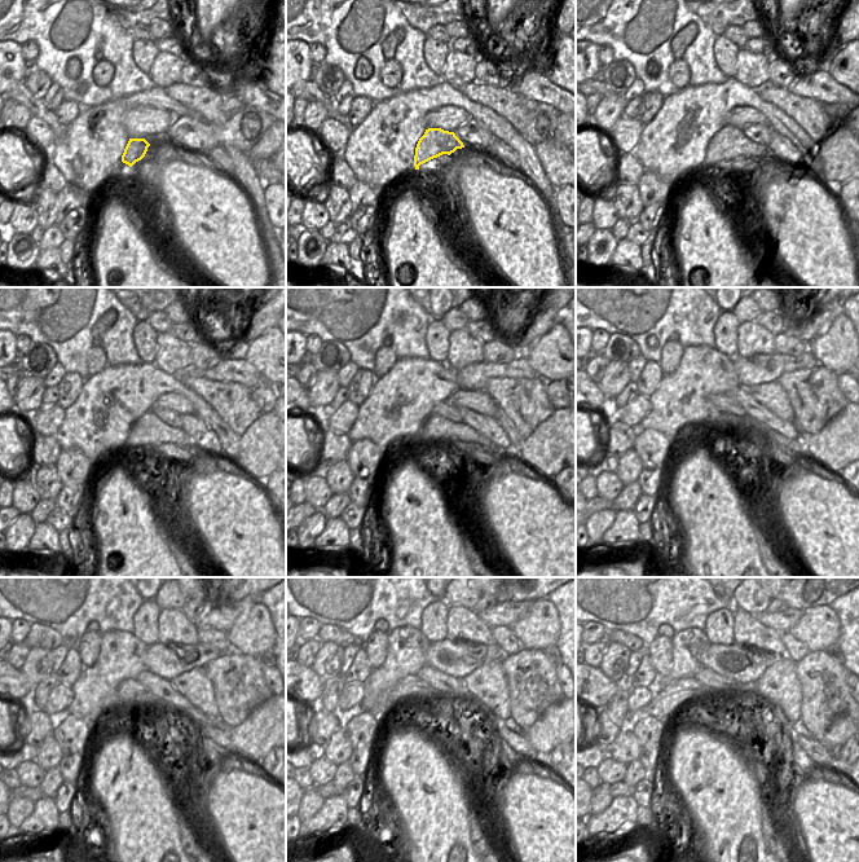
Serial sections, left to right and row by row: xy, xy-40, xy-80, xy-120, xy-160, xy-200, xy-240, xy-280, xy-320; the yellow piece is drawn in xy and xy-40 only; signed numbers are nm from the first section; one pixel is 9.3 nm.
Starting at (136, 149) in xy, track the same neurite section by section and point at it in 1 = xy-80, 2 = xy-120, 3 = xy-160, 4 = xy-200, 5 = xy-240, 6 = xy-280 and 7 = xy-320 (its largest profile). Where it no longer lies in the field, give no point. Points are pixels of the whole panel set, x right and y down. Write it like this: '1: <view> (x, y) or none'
1: xy-80 (728, 143)
2: xy-120 (148, 431)
3: xy-160 (436, 431)
4: xy-200 (723, 425)
5: xy-240 (220, 735)
6: xy-280 (518, 742)
7: xy-320 (820, 755)

